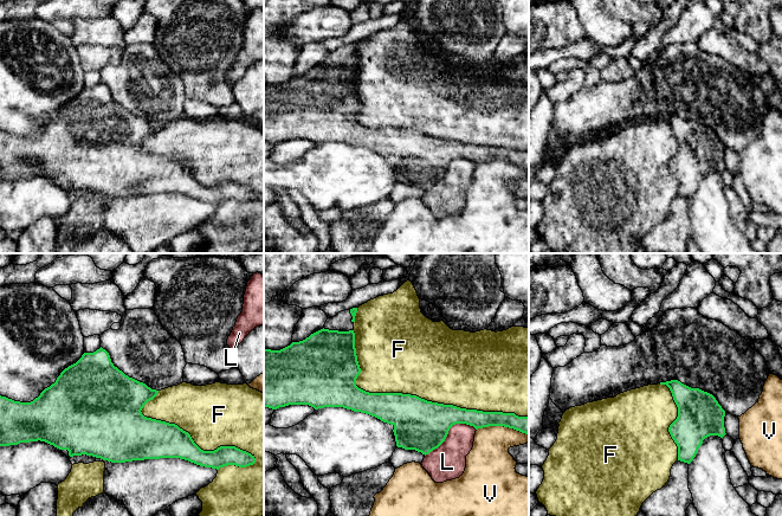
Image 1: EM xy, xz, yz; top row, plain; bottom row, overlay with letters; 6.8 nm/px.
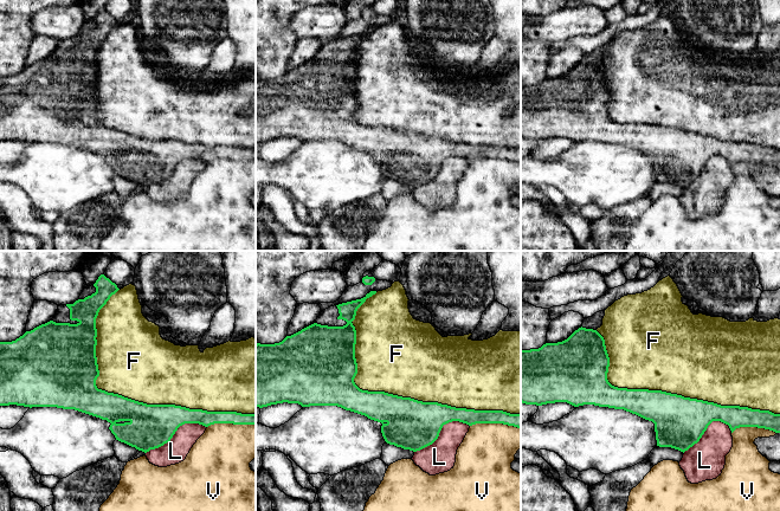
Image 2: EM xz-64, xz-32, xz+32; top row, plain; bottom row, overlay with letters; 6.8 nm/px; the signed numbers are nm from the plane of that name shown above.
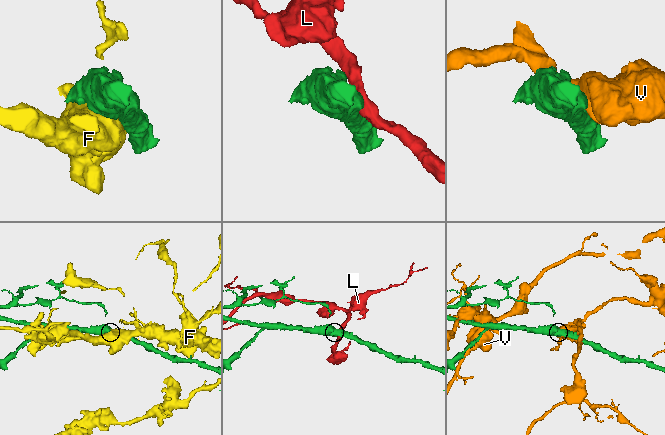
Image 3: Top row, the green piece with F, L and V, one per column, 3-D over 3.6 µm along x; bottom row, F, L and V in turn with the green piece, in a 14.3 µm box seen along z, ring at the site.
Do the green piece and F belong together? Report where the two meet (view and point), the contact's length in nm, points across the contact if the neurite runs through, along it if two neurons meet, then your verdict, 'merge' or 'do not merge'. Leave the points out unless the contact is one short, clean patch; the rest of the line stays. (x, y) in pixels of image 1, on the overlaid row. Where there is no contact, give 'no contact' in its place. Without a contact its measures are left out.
contact xz (414, 395); length 1350 nm; merge

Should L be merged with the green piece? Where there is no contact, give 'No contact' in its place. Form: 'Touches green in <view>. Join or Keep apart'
Touches green in xz. Keep apart

